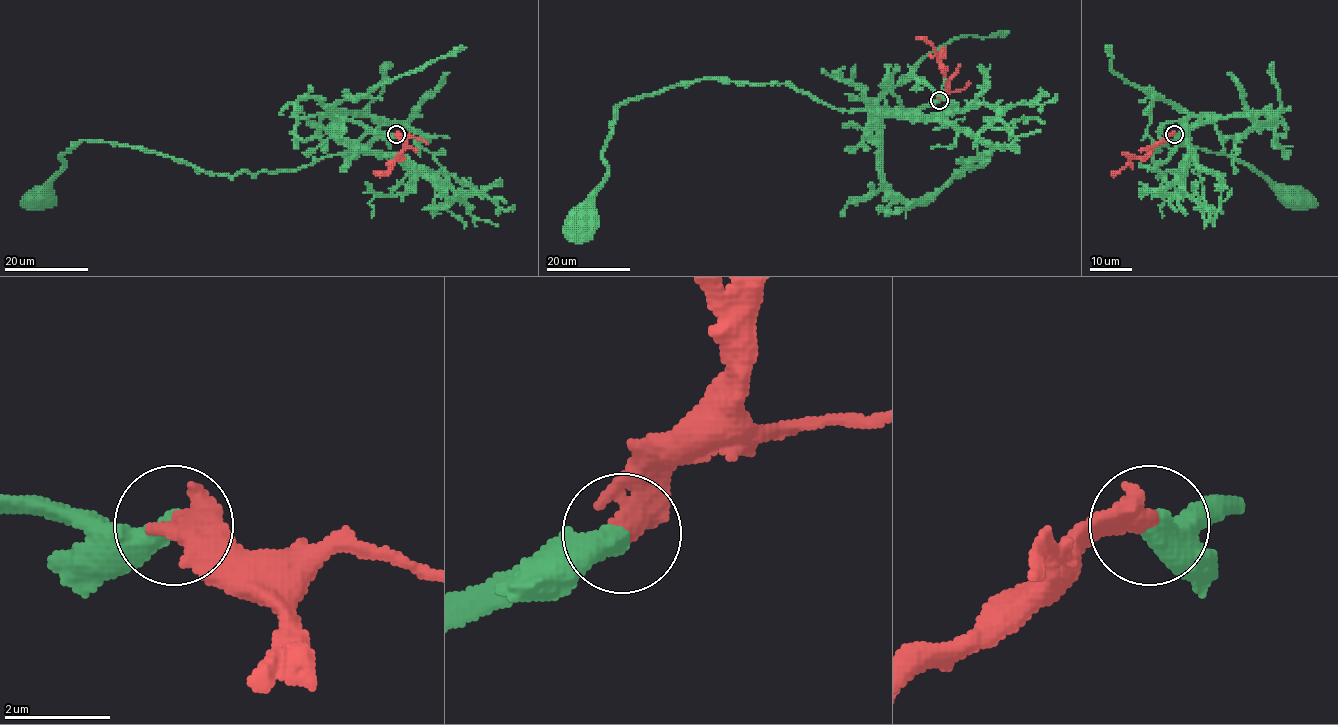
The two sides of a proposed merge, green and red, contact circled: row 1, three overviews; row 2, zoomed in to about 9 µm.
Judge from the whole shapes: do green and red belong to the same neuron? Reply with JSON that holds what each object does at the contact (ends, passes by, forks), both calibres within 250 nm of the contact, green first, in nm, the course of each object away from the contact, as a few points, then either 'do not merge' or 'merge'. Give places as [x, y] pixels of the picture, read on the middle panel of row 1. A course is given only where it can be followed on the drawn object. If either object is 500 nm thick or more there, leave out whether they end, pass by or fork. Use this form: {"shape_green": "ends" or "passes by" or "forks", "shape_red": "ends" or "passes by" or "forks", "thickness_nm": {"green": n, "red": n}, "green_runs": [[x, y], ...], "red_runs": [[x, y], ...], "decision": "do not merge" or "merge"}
{"shape_green": "ends", "shape_red": "ends", "thickness_nm": {"green": 440, "red": 480}, "green_runs": [[939, 99], [872, 113], [834, 109], [785, 84], [715, 78], [628, 98], [603, 152], [606, 177], [580, 221]], "red_runs": [[939, 99], [947, 87], [946, 74], [936, 52], [916, 36]], "decision": "merge"}

